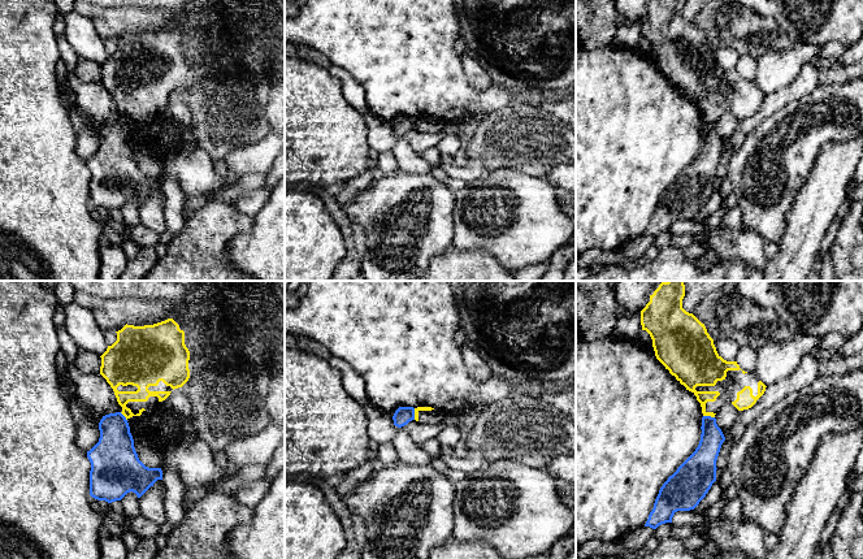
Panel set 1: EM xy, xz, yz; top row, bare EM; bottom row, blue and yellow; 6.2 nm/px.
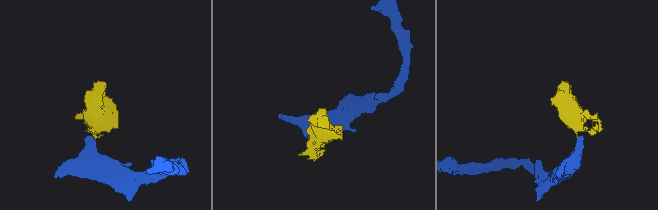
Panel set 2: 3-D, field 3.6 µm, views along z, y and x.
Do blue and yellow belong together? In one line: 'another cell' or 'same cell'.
another cell

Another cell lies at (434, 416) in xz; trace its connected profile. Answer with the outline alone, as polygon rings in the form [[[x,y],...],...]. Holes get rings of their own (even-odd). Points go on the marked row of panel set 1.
[[[417,407],[415,408],[415,420],[421,422],[421,424],[441,424],[446,417],[446,413],[434,410],[432,407]]]

